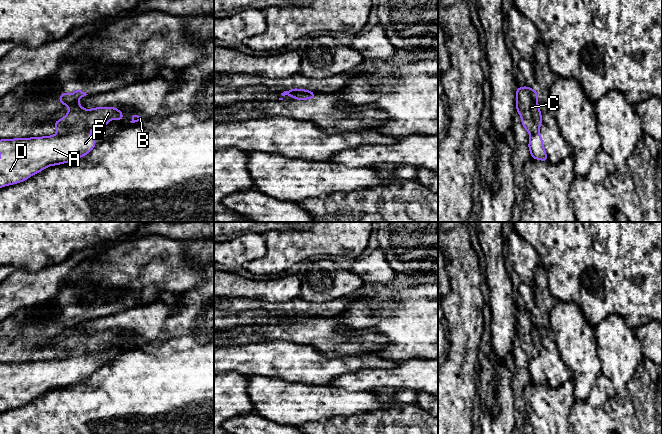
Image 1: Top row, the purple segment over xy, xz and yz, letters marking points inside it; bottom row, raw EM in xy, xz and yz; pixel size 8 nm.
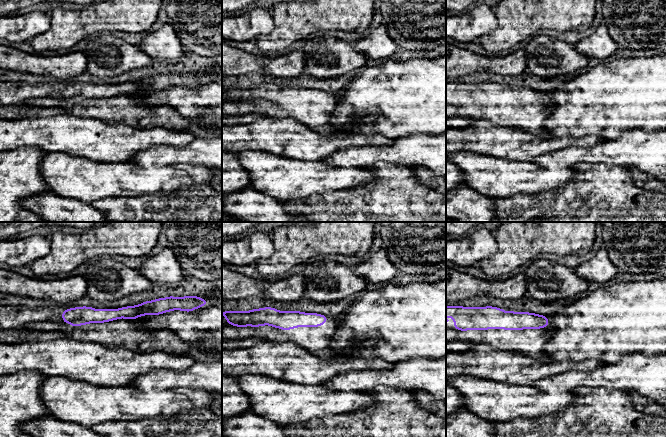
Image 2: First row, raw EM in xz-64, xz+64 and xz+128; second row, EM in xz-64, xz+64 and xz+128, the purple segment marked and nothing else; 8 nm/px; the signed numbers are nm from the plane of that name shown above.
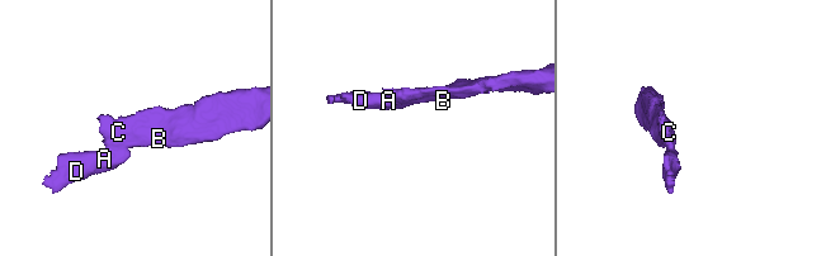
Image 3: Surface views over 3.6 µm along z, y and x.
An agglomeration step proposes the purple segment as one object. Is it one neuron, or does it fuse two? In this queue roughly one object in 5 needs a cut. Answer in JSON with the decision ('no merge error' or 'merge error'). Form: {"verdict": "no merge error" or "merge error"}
{"verdict": "merge error"}

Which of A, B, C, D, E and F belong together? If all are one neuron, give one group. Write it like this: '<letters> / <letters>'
A D E / B C F

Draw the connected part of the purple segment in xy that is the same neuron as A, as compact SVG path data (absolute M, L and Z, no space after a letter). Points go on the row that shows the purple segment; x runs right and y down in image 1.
M90 132L0 139L0 188L26 181L47 167L84 157L95 147Z

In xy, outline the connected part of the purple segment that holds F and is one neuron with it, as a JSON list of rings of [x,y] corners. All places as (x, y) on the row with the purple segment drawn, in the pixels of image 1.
[[[75,89],[73,95],[64,92],[57,98],[69,109],[65,116],[53,123],[58,133],[81,133],[104,127],[113,119],[124,121],[123,112],[112,106],[84,109],[78,101],[86,95],[82,90]]]

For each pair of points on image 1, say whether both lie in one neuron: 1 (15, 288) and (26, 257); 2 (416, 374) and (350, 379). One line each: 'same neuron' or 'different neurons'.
1: different neurons
2: same neuron

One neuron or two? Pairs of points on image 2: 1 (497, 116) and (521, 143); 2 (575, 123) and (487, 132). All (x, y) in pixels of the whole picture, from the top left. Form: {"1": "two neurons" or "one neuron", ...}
{"1": "two neurons", "2": "two neurons"}

